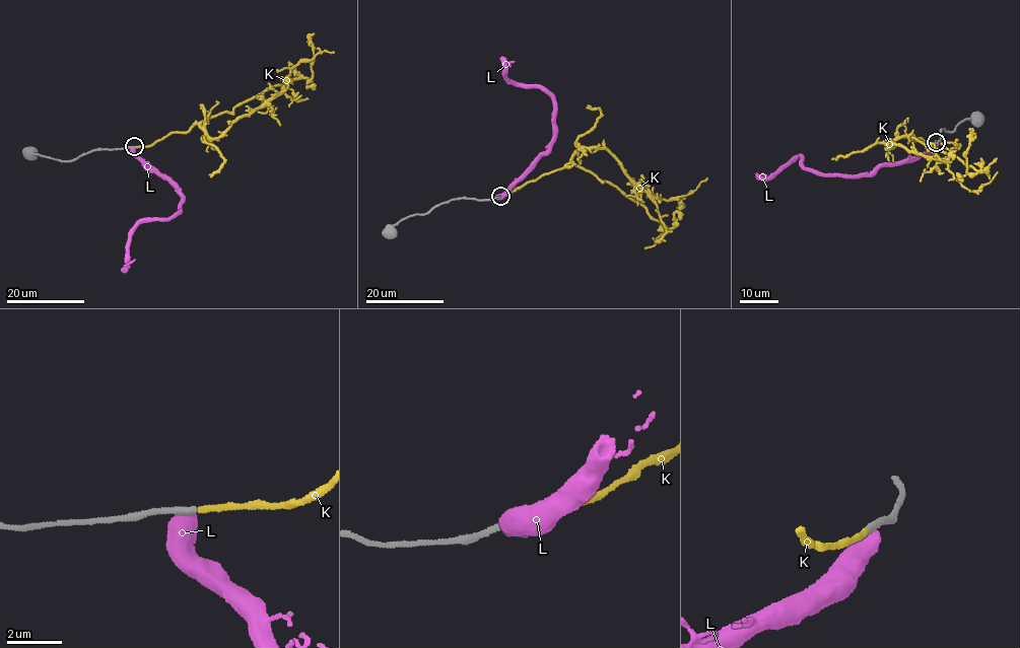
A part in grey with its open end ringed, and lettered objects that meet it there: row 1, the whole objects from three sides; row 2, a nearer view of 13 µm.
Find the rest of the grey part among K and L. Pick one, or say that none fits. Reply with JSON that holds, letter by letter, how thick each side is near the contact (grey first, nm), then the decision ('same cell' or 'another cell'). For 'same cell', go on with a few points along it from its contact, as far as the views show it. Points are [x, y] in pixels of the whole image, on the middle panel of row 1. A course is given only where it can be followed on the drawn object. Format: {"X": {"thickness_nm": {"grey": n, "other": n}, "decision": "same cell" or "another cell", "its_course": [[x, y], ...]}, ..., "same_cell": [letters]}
{"K": {"thickness_nm": {"grey": 240, "other": 190}, "decision": "same cell", "its_course": [[500, 196], [565, 166], [576, 151], [596, 146], [609, 152], [629, 180], [656, 199], [691, 194], [706, 178]]}, "L": {"thickness_nm": {"grey": 320, "other": 650}, "decision": "another cell"}, "same_cell": ["K"]}

